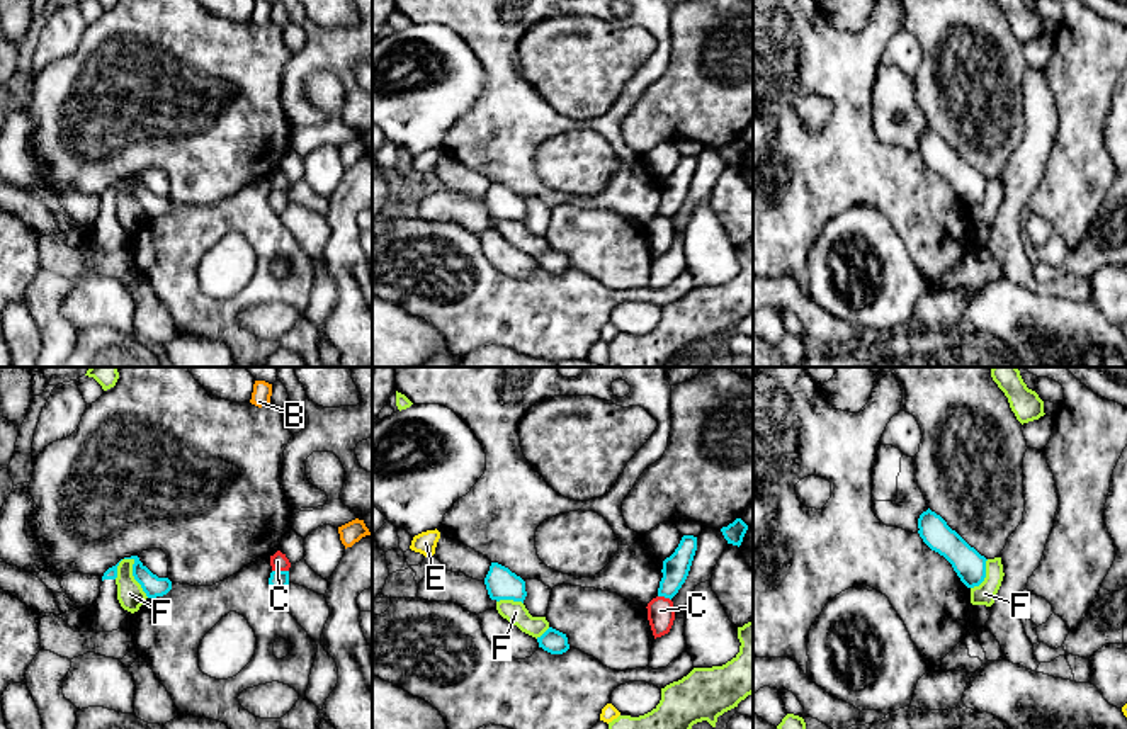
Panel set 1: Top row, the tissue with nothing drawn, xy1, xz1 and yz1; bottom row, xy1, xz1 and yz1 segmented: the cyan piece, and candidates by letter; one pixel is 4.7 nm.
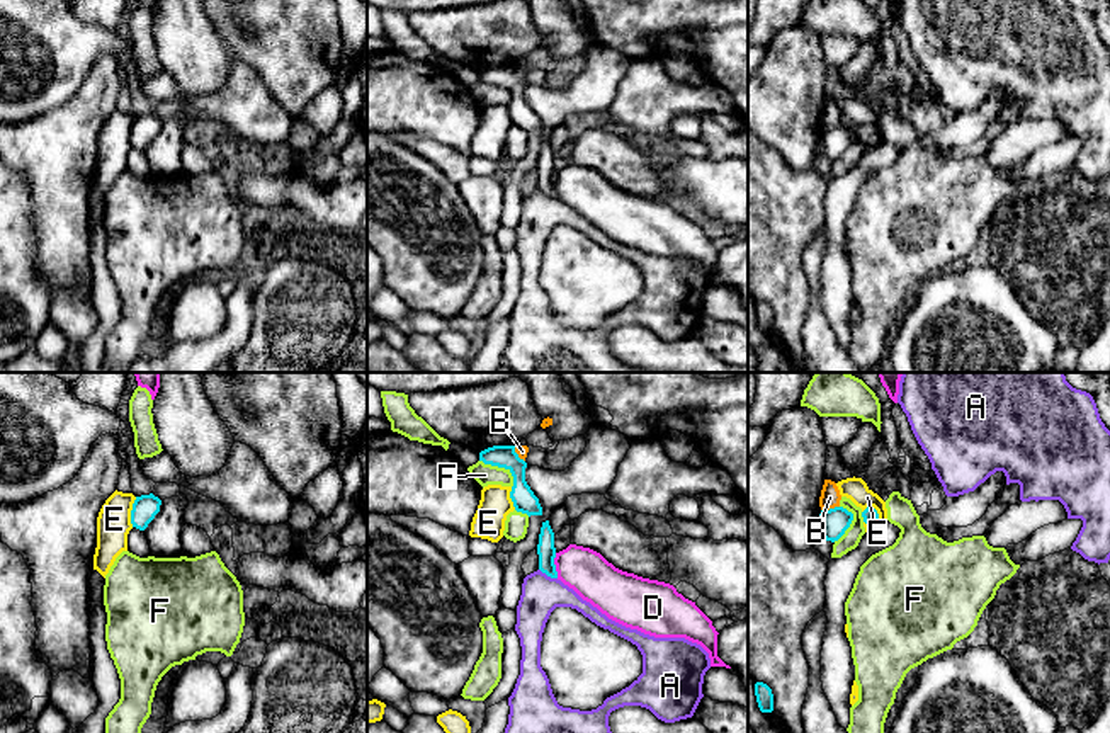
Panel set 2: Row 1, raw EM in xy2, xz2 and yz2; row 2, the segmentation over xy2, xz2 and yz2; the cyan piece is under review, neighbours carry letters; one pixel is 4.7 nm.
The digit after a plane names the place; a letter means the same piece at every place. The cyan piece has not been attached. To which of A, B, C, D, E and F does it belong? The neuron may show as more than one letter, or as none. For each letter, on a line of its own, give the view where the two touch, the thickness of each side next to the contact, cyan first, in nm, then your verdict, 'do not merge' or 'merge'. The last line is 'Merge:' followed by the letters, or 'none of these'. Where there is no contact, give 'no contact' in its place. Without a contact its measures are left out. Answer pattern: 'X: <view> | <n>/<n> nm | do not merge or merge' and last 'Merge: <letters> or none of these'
A: xz2 | 90/190 nm | do not merge
B: yz2 | 130/100 nm | do not merge
C: xy1 | 90/80 nm | do not merge
D: xz2 | 90/220 nm | do not merge
E: yz2 | 70/110 nm | do not merge
F: xy1 | 100/130 nm | do not merge
Merge: none of these

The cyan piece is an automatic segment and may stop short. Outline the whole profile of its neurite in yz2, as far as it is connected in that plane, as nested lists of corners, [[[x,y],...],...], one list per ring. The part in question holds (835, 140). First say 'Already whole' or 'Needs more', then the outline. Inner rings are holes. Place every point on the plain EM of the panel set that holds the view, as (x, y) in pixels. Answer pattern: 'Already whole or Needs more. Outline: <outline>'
Already whole. Outline: [[[843,126],[821,129],[819,143],[821,143],[823,156],[831,162],[838,160],[850,146],[852,139],[853,139],[853,133]]]

